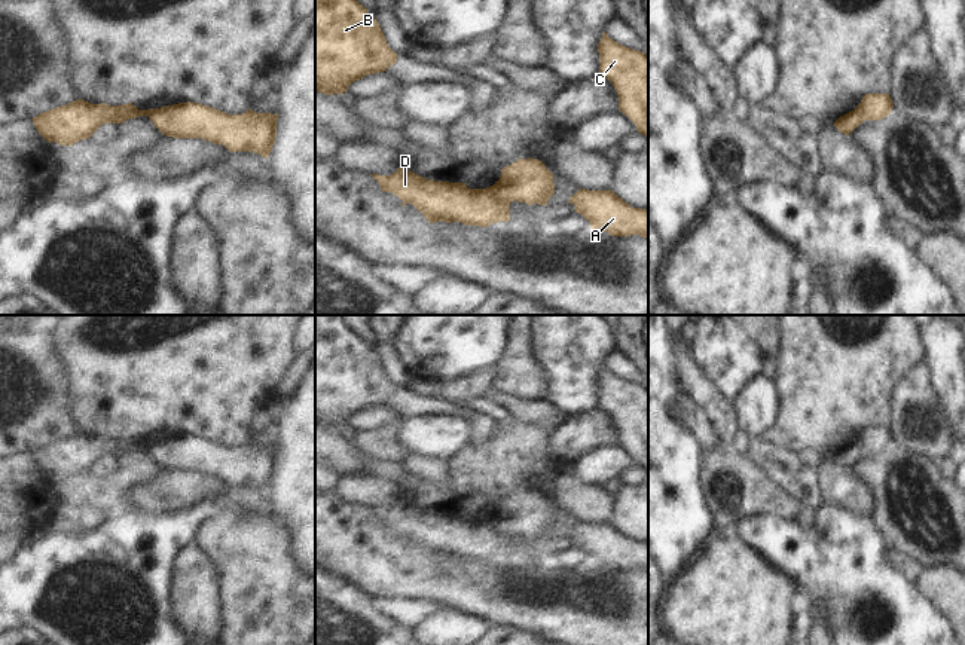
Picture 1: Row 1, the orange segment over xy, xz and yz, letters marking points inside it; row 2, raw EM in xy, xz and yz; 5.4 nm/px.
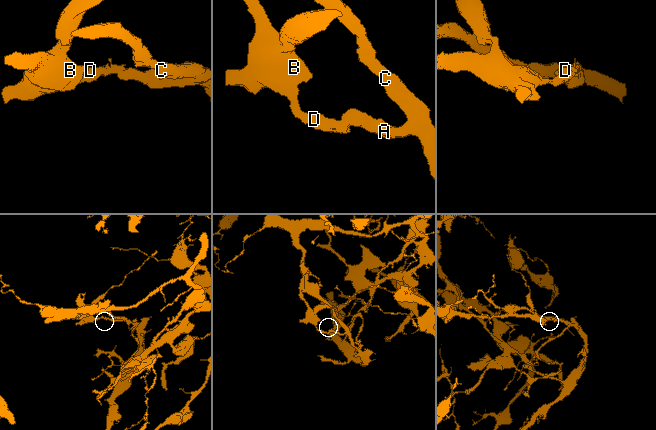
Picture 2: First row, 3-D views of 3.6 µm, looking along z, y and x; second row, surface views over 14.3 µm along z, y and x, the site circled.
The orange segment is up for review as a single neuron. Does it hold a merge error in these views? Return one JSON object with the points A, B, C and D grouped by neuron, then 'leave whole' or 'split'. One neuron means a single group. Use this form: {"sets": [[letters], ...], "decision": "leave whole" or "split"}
{"sets": [["A", "C"], ["B", "D"]], "decision": "split"}

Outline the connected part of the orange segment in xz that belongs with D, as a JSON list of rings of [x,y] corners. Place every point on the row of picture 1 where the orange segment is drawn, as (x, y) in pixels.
[[[406,166],[391,175],[370,174],[382,192],[398,196],[404,207],[412,204],[430,223],[459,221],[465,226],[486,227],[510,221],[510,204],[500,201],[489,189],[468,189],[465,183],[427,180]]]

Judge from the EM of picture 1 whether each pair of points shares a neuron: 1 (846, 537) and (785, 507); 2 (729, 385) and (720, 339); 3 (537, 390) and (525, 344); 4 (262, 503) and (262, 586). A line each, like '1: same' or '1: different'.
1: different
2: same
3: same
4: different

